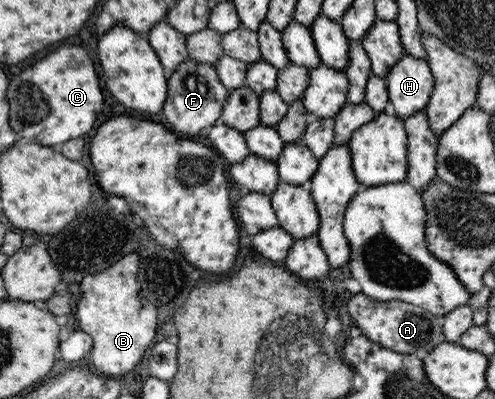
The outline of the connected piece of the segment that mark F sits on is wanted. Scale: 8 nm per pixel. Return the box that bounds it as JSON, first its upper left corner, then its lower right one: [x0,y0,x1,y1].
[161,58,228,137]

